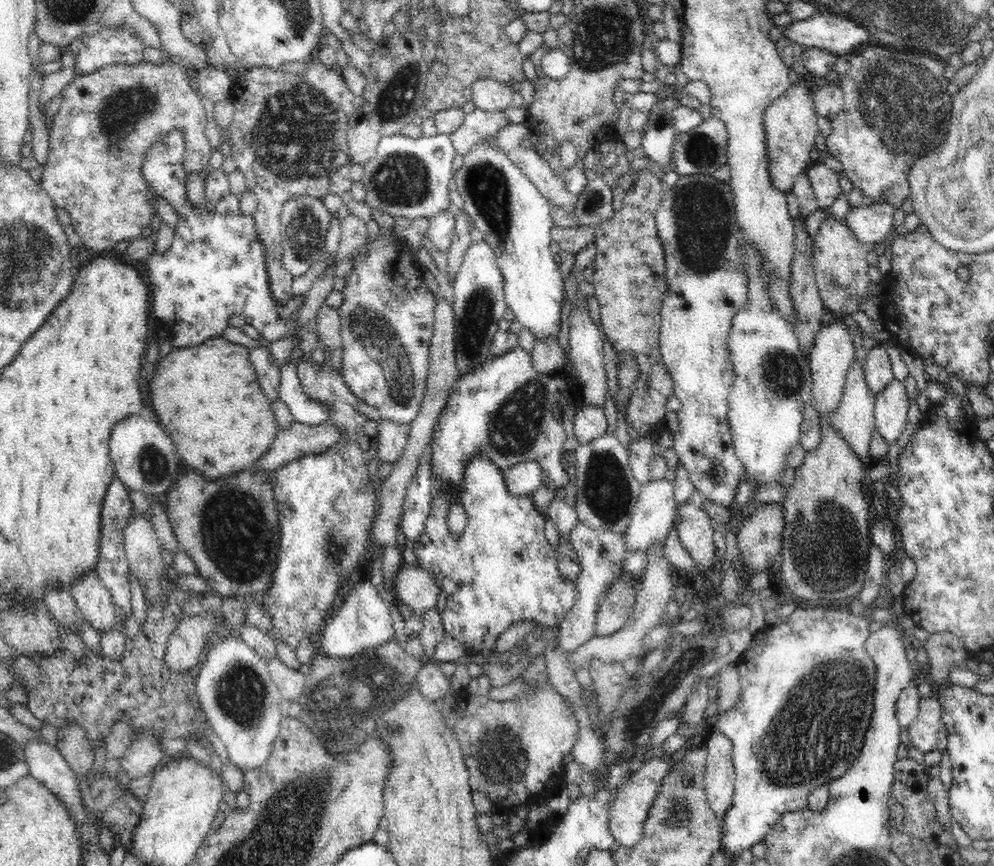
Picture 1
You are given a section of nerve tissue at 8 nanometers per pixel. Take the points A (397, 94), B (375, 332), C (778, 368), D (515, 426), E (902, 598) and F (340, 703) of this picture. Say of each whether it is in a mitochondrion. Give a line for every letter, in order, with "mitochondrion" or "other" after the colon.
A: mitochondrion
B: mitochondrion
C: mitochondrion
D: mitochondrion
E: other
F: mitochondrion

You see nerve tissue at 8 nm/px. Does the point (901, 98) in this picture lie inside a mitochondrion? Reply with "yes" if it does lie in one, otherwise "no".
yes

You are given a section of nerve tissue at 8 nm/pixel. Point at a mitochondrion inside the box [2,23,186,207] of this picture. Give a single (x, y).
(126, 110)

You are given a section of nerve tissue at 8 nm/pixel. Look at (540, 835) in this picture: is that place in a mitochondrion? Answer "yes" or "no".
no

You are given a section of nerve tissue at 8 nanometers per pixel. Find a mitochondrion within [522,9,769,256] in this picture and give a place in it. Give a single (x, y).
(702, 151)

